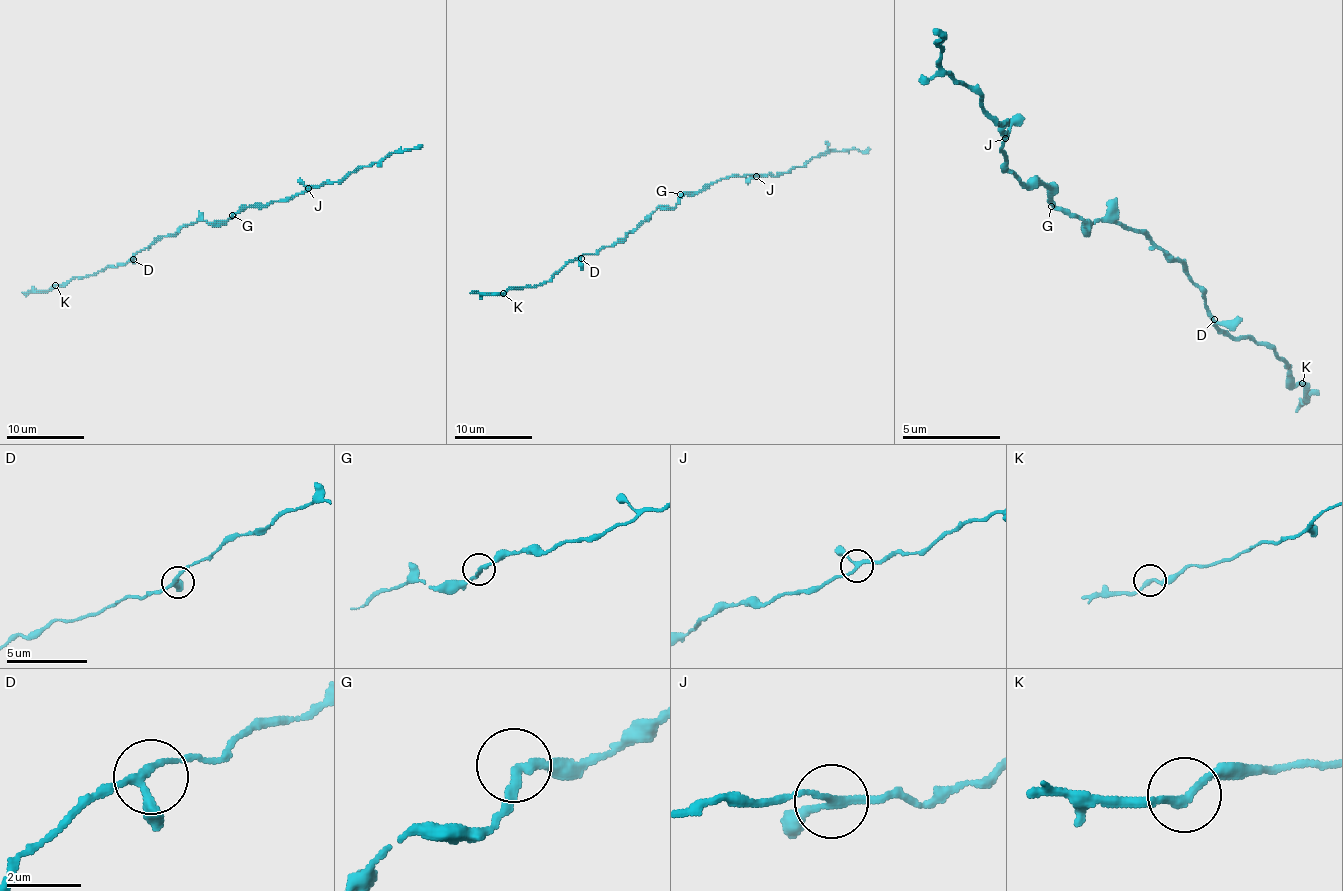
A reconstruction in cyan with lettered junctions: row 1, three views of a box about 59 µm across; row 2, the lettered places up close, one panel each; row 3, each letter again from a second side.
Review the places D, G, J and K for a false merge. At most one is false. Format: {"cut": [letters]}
{"cut": ["J"]}

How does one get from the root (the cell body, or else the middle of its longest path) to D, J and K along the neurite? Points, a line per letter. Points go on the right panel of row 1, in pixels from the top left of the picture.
D: (1085, 225), (1115, 221), (1139, 230), (1164, 255), (1184, 265), (1204, 290), (1204, 304), (1214, 319)
J: (1085, 225), (1065, 211), (1046, 186), (1026, 186), (1006, 166), (1006, 156), (1001, 151), (1001, 141), (1006, 137)
K: (1085, 225), (1115, 221), (1139, 230), (1184, 265), (1233, 339), (1268, 344), (1288, 364), (1288, 379), (1302, 383)

